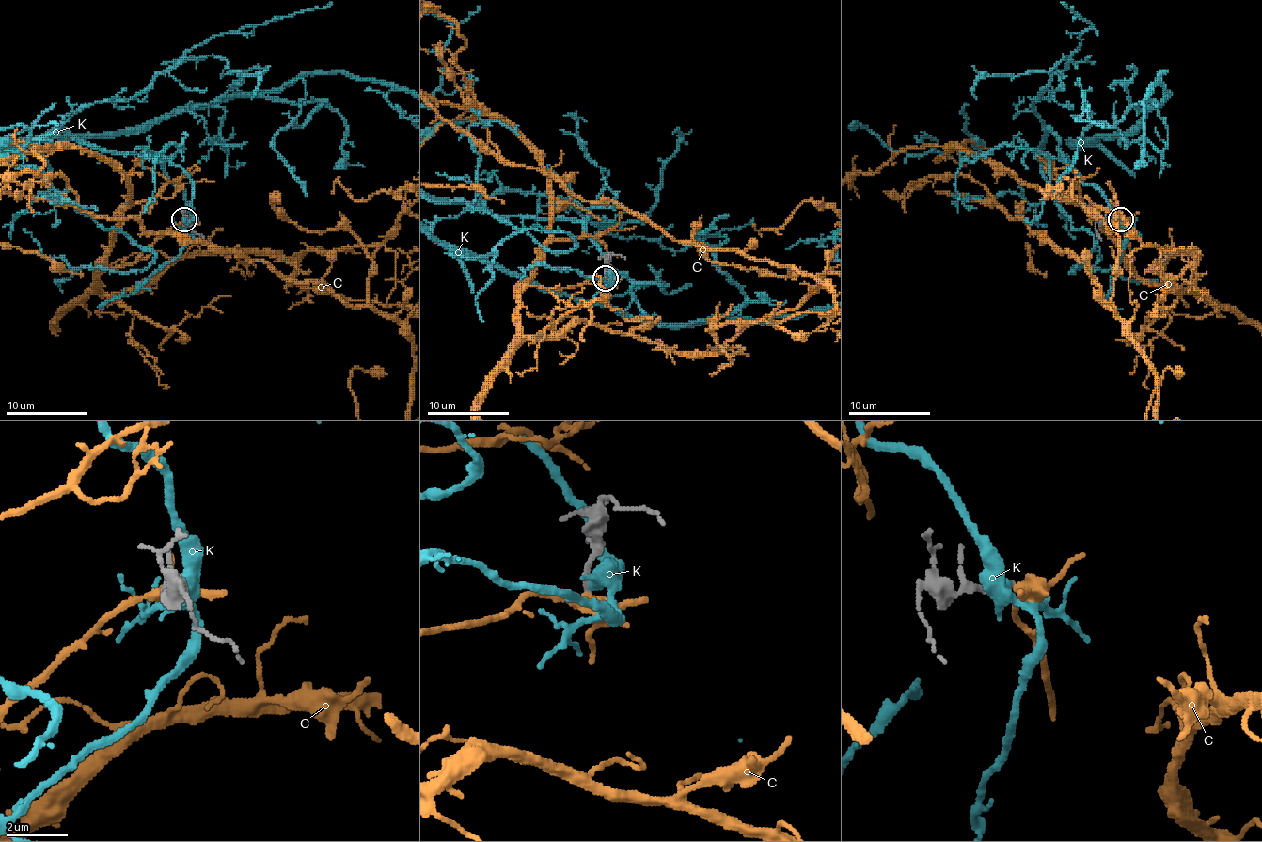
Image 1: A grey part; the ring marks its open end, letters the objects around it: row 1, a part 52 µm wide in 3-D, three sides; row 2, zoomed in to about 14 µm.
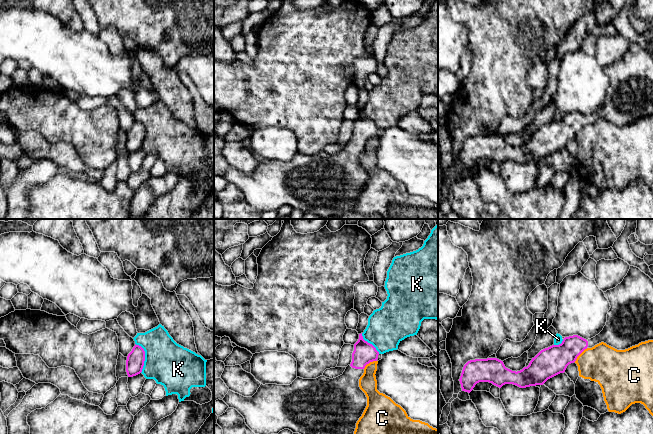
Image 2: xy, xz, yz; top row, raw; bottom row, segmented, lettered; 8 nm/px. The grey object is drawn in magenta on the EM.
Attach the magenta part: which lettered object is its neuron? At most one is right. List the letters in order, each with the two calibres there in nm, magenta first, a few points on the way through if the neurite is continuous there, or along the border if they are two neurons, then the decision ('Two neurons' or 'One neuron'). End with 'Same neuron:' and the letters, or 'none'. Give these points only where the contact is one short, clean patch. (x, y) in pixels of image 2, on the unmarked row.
C: Thickness 240 nm (magenta) against 300 nm. Boundary: yz (587, 124), (574, 137). Two neurons
K: Thickness 140 nm (magenta) against 360 nm. Boundary: xy (135, 119), (144, 127), (144, 141), (140, 148). Two neurons
Same neuron: none

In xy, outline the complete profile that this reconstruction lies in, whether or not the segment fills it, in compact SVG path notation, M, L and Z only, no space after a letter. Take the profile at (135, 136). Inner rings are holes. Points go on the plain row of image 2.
M135 120L132 127L128 130L126 136L126 148L128 153L133 153L140 150L144 142L144 137L144 125L141 122Z

